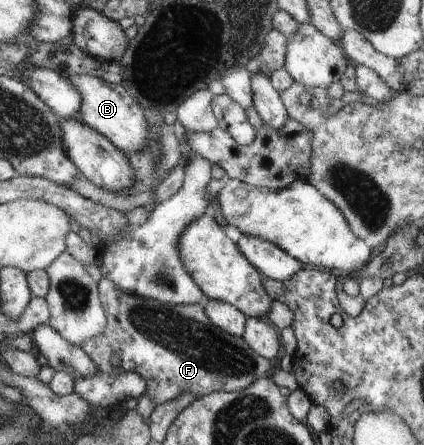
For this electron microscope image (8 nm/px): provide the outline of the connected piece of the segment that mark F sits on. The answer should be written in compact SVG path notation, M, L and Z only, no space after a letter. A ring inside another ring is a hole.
M102 276L97 283L99 299L106 317L108 327L96 339L88 339L82 343L81 349L94 361L98 370L106 375L119 375L132 372L146 379L147 394L152 397L154 407L178 398L183 392L191 392L197 397L214 392L234 392L246 389L262 377L270 377L272 360L260 357L244 342L242 337L234 337L214 327L204 311L203 303L194 305L166 305L152 299L136 297L130 293L122 293L110 279ZM118 353L120 363L112 365L112 357Z

